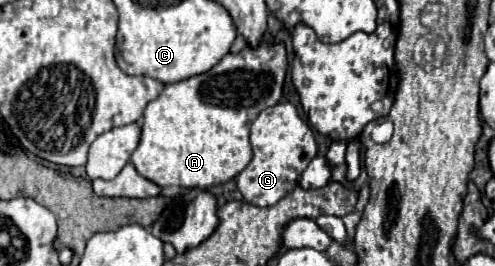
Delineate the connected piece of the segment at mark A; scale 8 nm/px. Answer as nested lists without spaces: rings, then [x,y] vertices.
[[[270,35],[264,37],[264,43],[258,49],[244,47],[238,55],[228,53],[210,71],[166,85],[160,97],[148,103],[142,115],[140,143],[132,153],[132,165],[142,177],[154,181],[160,187],[180,185],[210,189],[234,179],[250,163],[250,125],[264,109],[280,101],[286,75],[286,49],[284,45],[270,45],[268,37]]]

